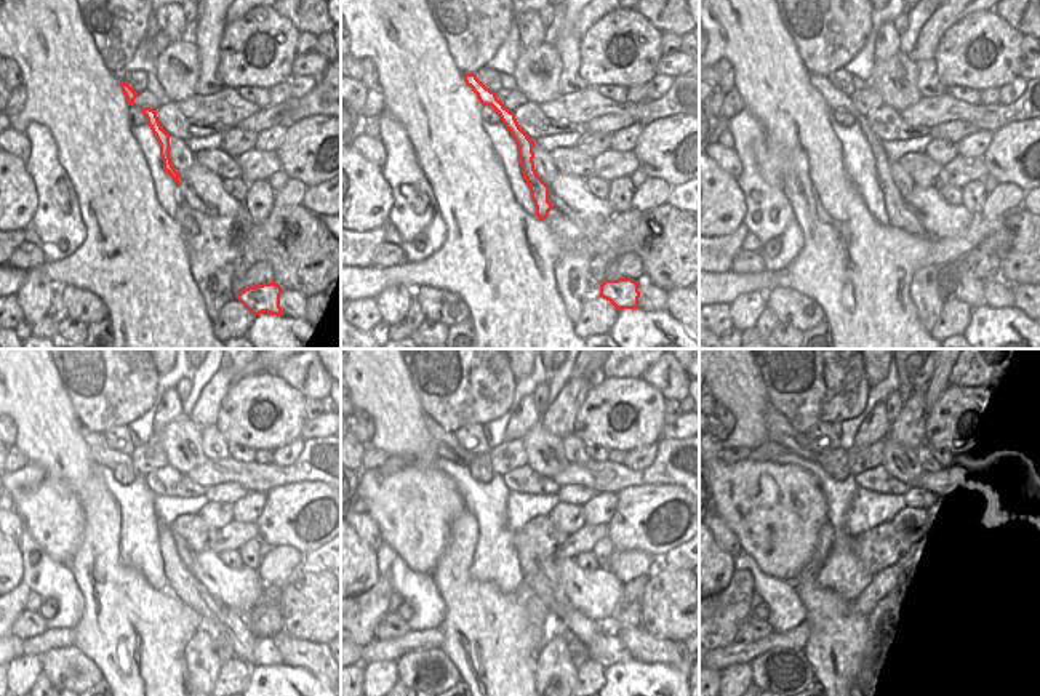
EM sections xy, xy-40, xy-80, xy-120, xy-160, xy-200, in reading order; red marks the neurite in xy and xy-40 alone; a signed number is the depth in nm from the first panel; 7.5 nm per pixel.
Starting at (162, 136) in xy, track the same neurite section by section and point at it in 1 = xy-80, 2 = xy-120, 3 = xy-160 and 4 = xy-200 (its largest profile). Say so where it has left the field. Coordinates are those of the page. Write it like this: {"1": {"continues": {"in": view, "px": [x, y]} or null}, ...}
{"1": {"continues": {"in": "xy-80", "px": [900, 216]}}, "2": {"continues": {"in": "xy-120", "px": [181, 581]}}, "3": {"continues": {"in": "xy-160", "px": [576, 623]}}, "4": {"continues": {"in": "xy-200", "px": [778, 429]}}}

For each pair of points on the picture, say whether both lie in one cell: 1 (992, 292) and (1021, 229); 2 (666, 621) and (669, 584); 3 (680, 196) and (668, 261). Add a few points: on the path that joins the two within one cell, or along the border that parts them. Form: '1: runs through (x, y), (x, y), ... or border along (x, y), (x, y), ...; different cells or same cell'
1: border along (999, 277), (1010, 285); different cells
2: runs through (669, 612), (669, 594); same cell
3: border along (666, 202), (682, 212); different cells

